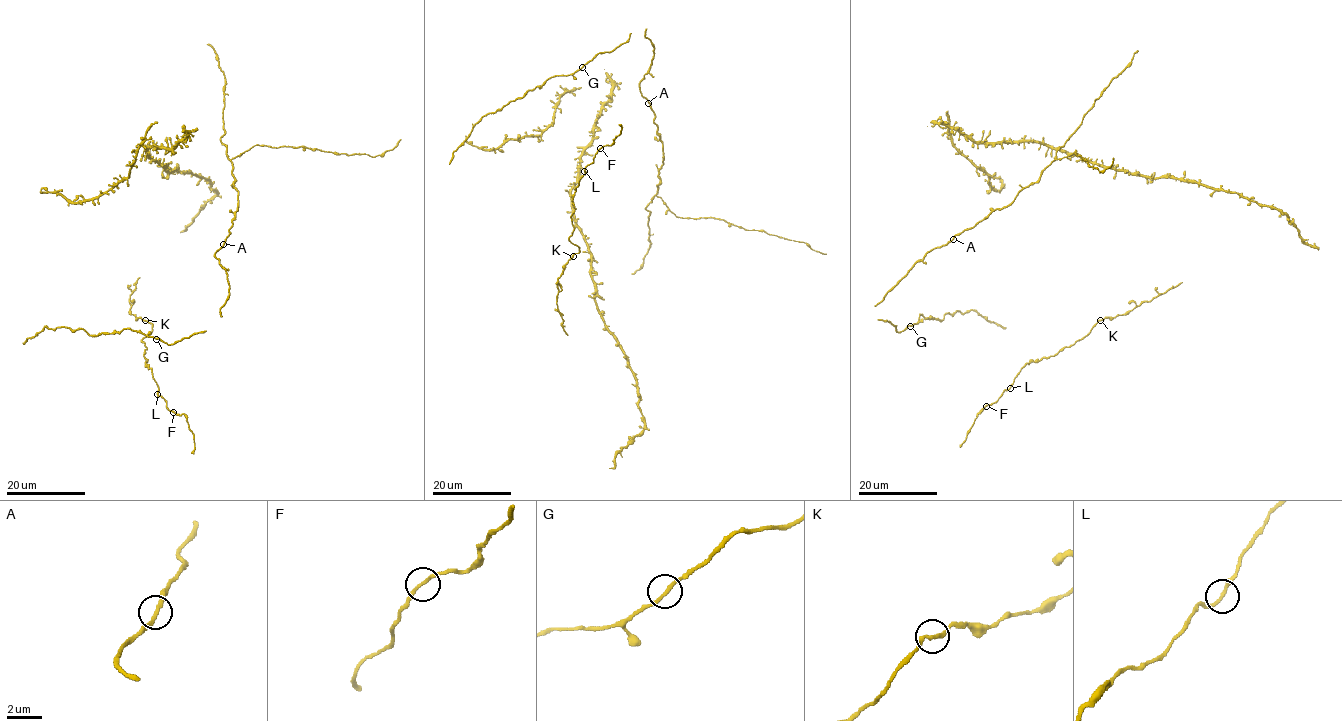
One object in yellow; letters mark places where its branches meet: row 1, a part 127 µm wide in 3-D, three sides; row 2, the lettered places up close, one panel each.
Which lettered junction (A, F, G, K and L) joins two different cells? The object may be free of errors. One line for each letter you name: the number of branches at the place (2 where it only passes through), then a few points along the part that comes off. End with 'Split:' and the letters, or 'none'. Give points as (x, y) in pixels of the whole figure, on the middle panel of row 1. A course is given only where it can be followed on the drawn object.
Split: none

